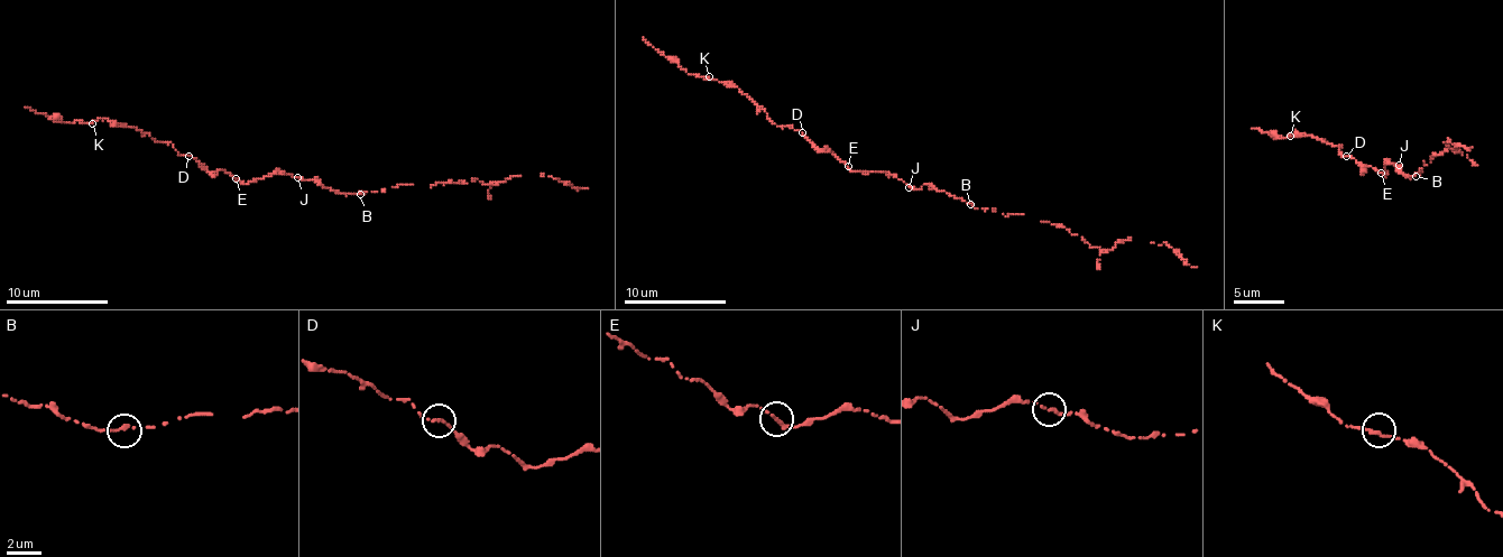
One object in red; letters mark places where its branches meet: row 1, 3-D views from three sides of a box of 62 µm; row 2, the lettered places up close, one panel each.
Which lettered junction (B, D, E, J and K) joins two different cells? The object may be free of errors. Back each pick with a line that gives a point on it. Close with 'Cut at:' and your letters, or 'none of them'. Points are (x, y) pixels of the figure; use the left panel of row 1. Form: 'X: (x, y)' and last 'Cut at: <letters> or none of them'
Cut at: none of them

